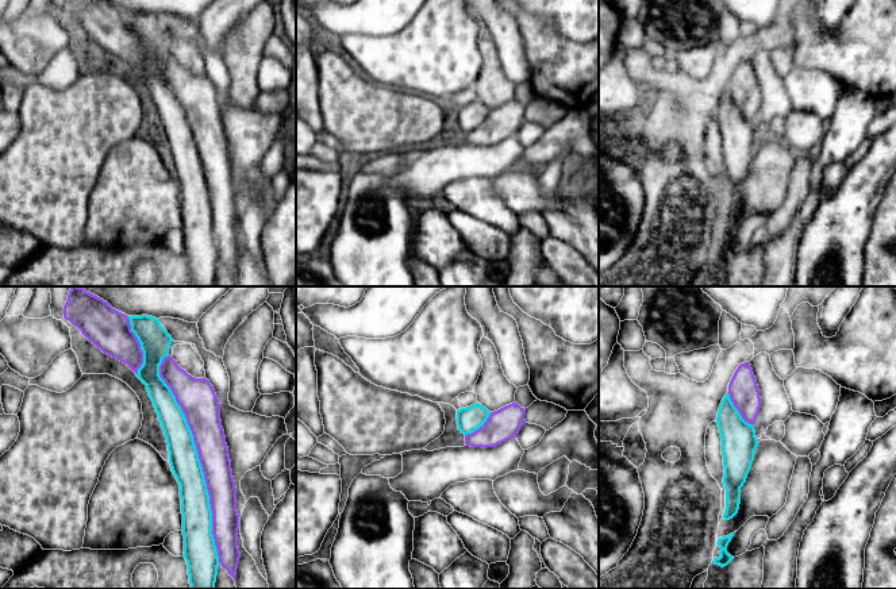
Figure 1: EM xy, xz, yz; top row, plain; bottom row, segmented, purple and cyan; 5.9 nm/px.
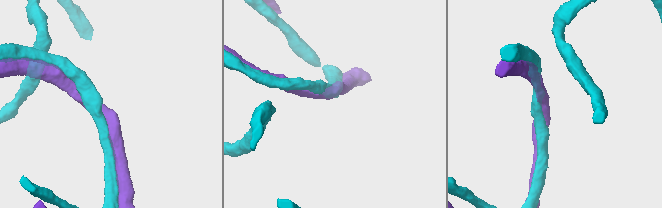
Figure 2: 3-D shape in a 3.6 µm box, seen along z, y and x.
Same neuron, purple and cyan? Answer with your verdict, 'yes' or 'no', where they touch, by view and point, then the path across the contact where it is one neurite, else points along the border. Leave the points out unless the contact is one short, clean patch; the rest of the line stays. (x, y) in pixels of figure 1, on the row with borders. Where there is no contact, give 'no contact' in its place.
yes; contact xy (199, 458)

